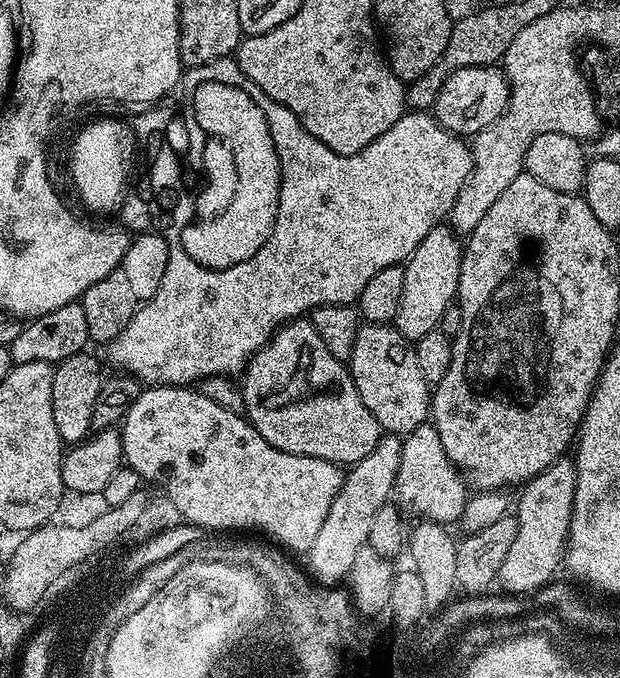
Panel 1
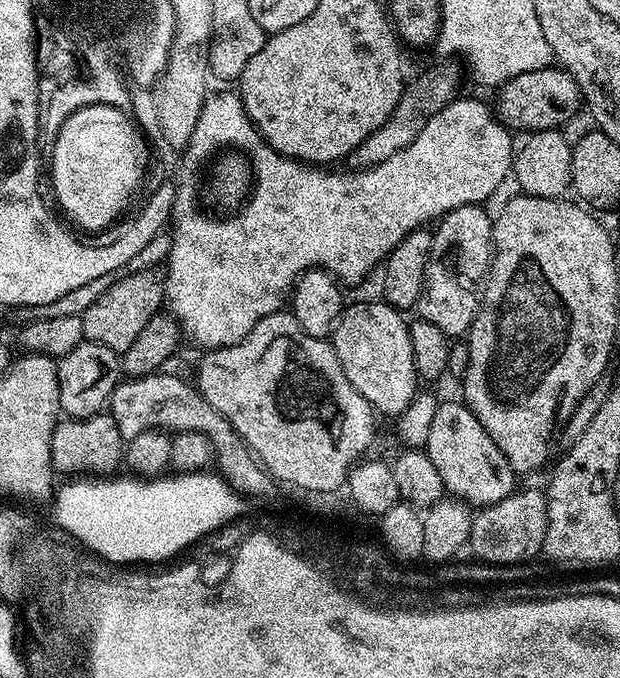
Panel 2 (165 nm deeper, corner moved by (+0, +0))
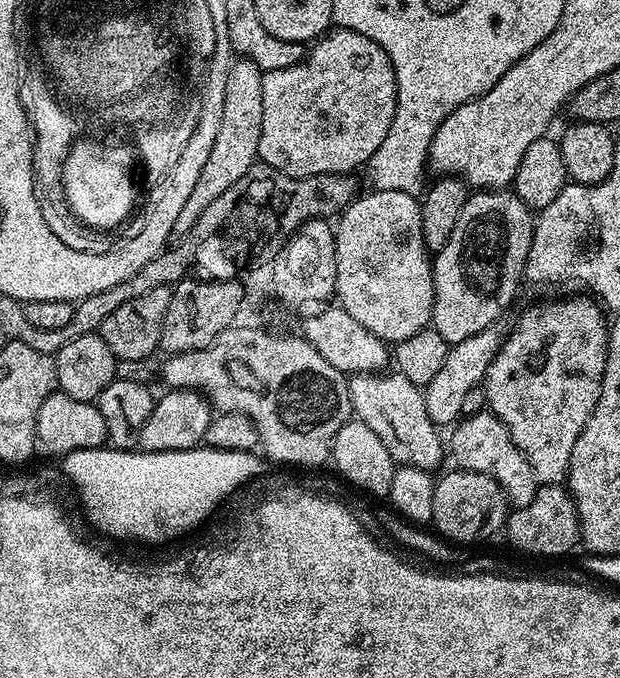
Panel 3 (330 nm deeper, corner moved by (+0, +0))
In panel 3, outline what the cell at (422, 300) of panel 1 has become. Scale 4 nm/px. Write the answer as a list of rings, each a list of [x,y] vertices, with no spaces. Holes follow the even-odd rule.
[[[476,190],[468,197],[468,201],[462,206],[462,214],[458,218],[458,226],[454,226],[454,234],[450,234],[450,242],[446,242],[446,246],[440,252],[435,253],[432,260],[434,300],[433,312],[431,318],[431,327],[436,329],[438,334],[442,334],[442,338],[446,338],[449,346],[462,342],[466,338],[470,338],[474,334],[478,334],[482,330],[493,327],[497,323],[496,320],[508,307],[512,304],[512,299],[516,296],[516,291],[520,288],[520,280],[525,279],[524,267],[528,261],[528,251],[532,249],[532,229],[534,227],[533,213],[523,204],[512,190]]]

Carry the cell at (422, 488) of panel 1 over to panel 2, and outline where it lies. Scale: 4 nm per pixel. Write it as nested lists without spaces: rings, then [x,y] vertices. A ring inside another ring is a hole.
[[[448,400],[445,404],[443,401],[436,407],[426,445],[430,462],[434,462],[434,470],[438,470],[438,474],[442,476],[445,493],[451,494],[455,499],[462,500],[469,506],[502,502],[502,498],[511,496],[517,487],[518,474],[512,469],[506,454],[498,450],[494,438],[486,434],[482,422],[478,422],[467,404],[456,400]]]

